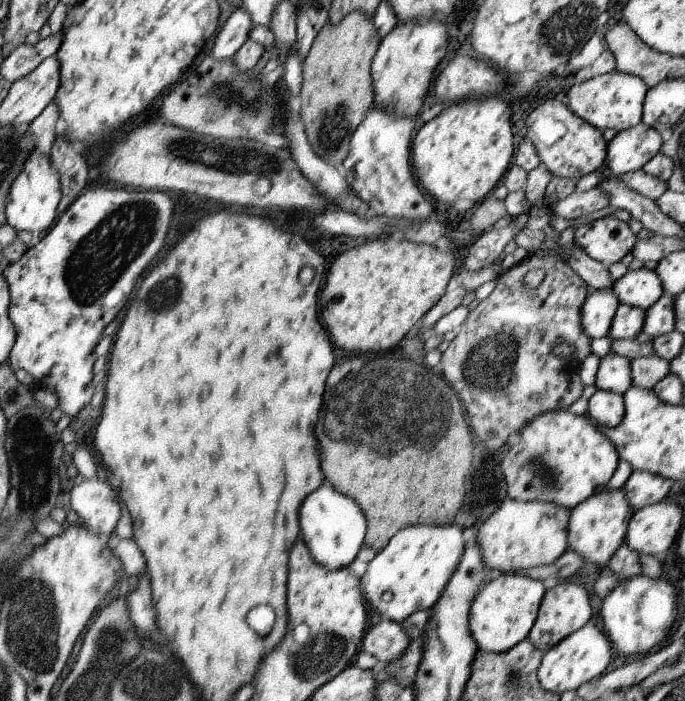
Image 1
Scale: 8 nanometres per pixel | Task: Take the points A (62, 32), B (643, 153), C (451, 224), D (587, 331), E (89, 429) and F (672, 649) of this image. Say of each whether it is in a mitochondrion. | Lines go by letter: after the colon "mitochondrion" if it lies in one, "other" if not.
A: other
B: other
C: other
D: other
E: other
F: other

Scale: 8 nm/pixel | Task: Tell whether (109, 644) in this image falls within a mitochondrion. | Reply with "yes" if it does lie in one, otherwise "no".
yes

